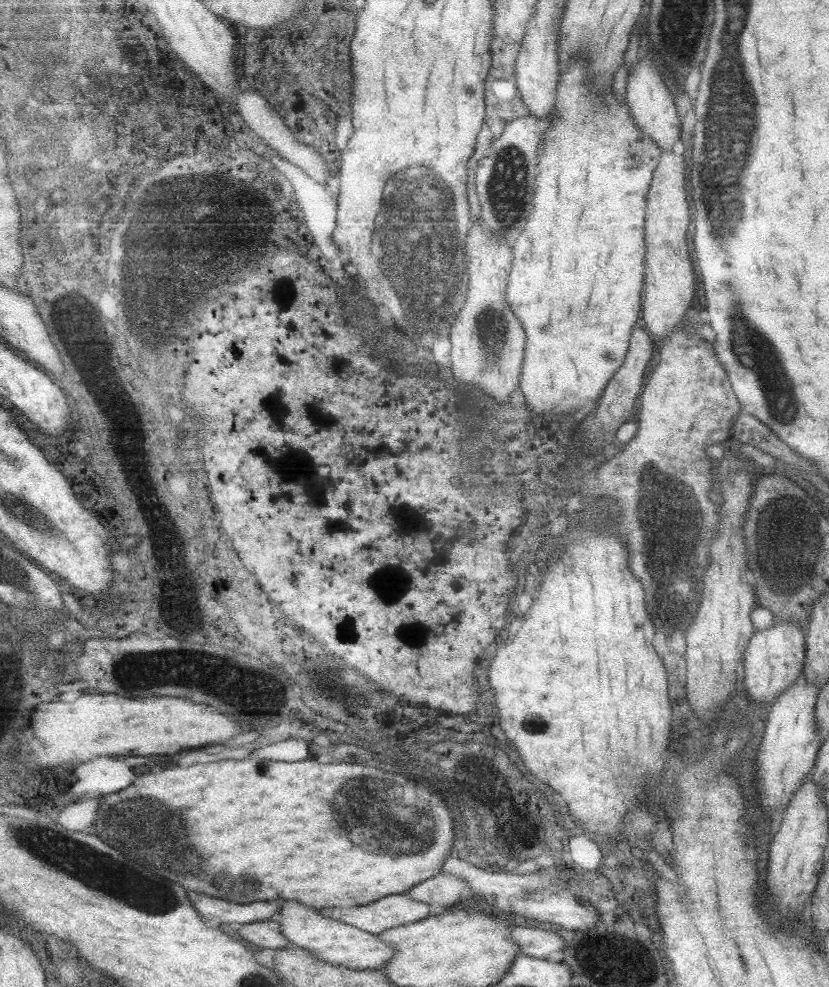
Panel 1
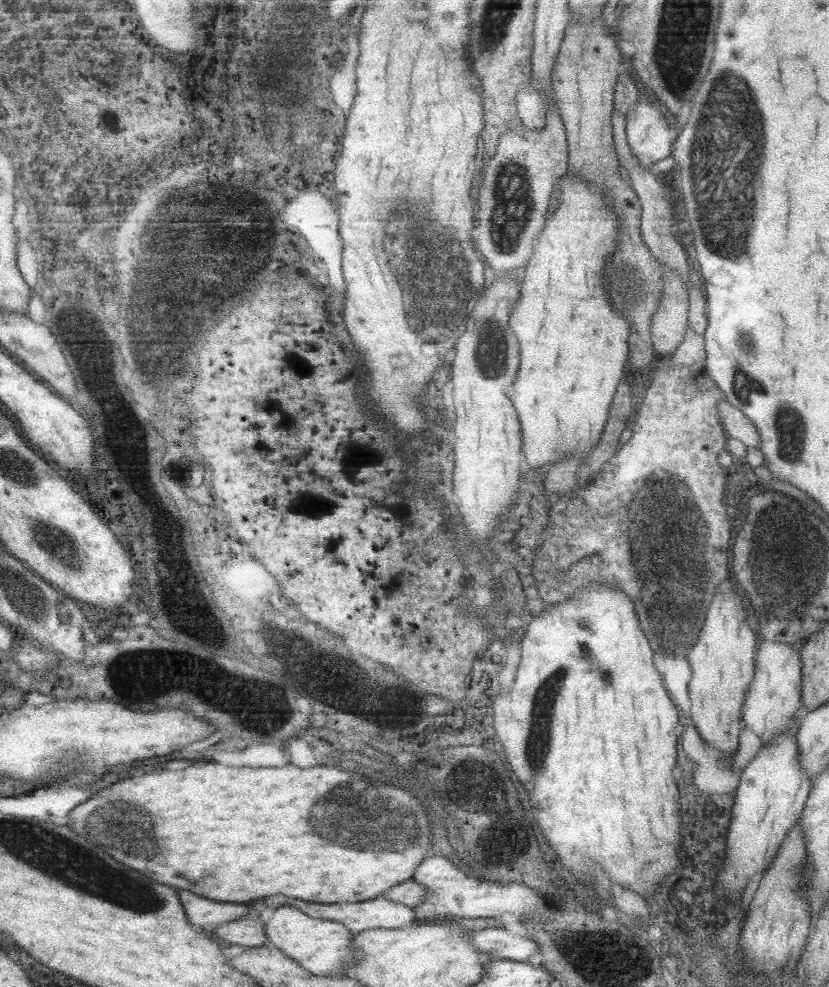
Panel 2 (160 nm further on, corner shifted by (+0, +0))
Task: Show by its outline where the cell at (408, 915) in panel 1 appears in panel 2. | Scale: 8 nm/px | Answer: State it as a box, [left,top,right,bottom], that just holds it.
[249,894,418,936]

